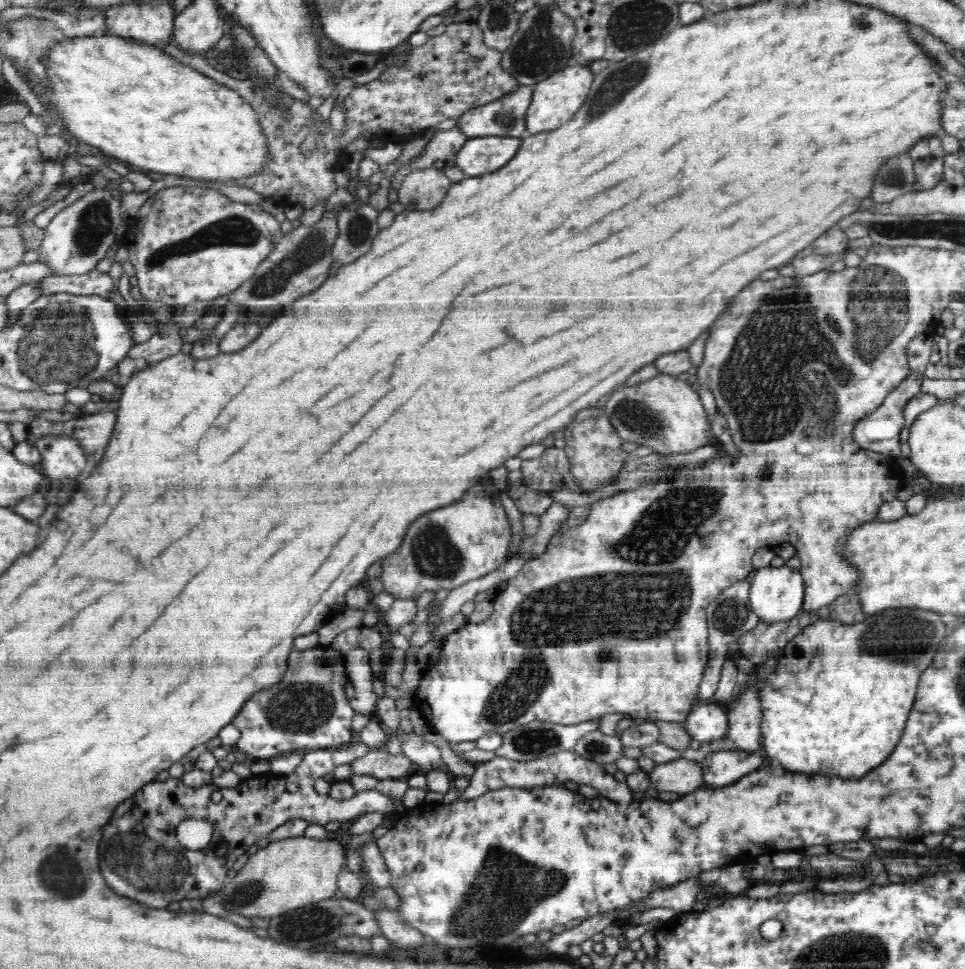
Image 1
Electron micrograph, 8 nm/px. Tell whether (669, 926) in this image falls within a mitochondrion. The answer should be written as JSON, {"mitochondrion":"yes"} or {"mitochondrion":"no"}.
{"mitochondrion":"no"}

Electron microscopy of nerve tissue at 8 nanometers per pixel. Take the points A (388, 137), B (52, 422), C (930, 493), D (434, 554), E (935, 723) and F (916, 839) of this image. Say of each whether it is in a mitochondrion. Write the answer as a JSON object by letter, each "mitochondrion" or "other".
{"A":"other","B":"other","C":"other","D":"mitochondrion","E":"other","F":"other"}

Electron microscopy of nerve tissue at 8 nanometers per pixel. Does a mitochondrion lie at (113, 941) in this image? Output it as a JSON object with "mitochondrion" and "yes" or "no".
{"mitochondrion":"no"}

